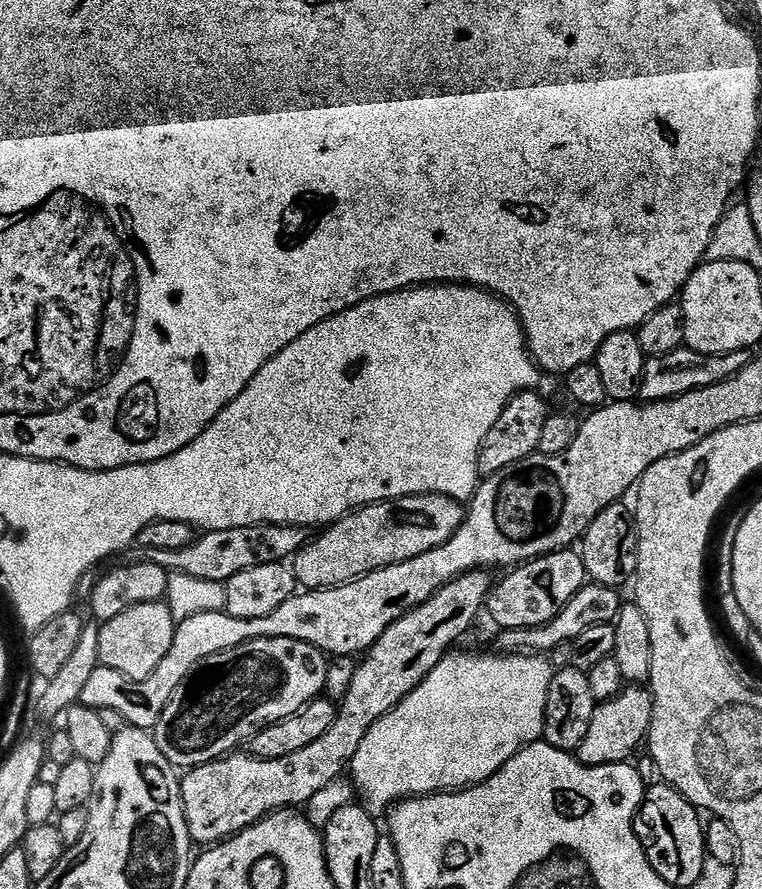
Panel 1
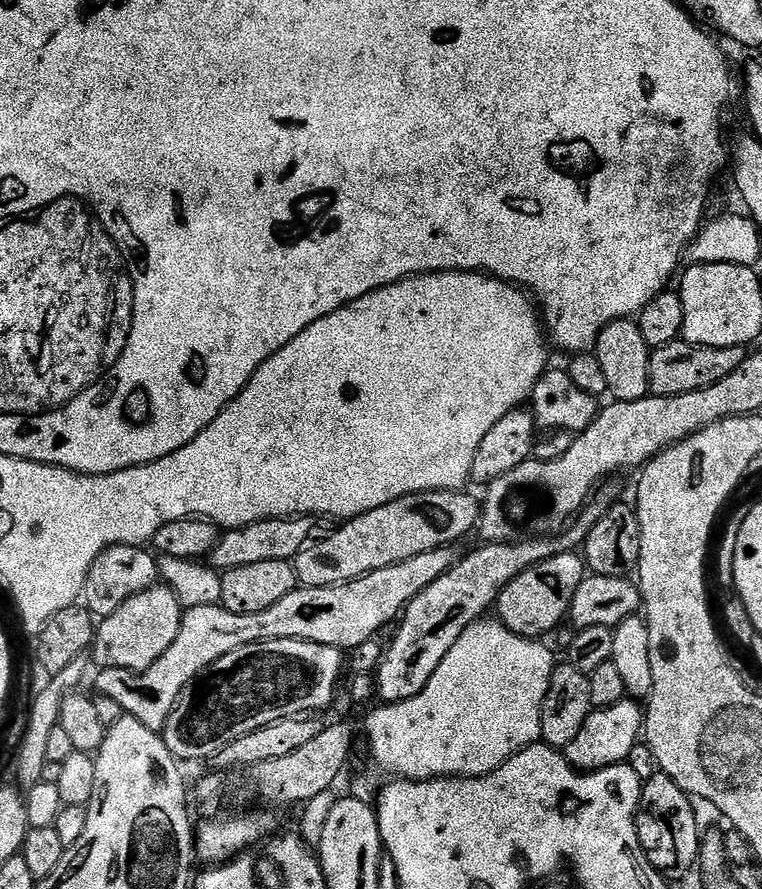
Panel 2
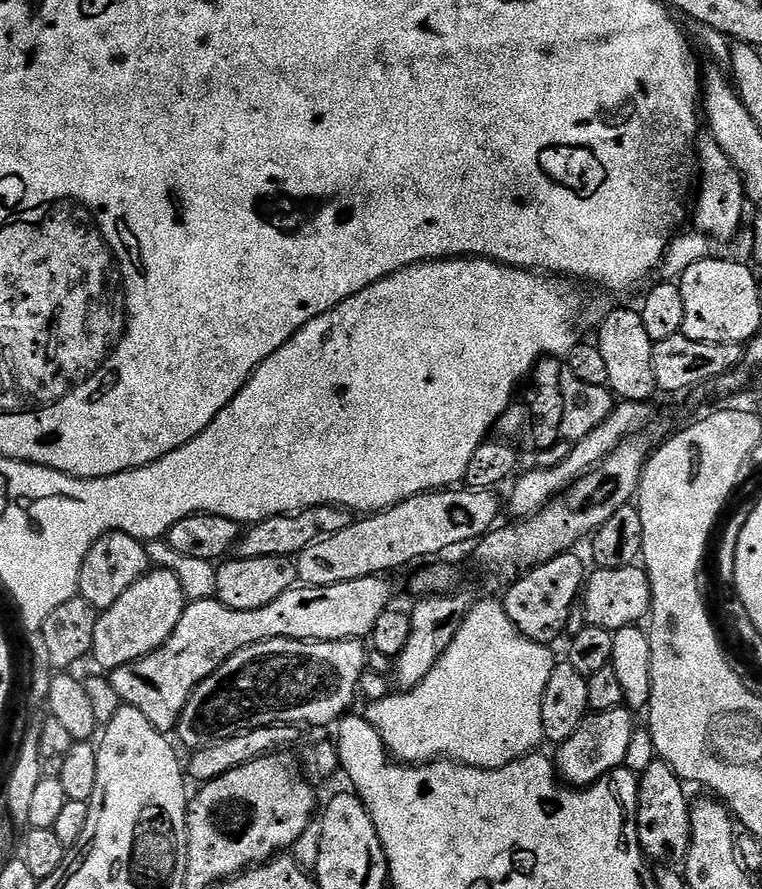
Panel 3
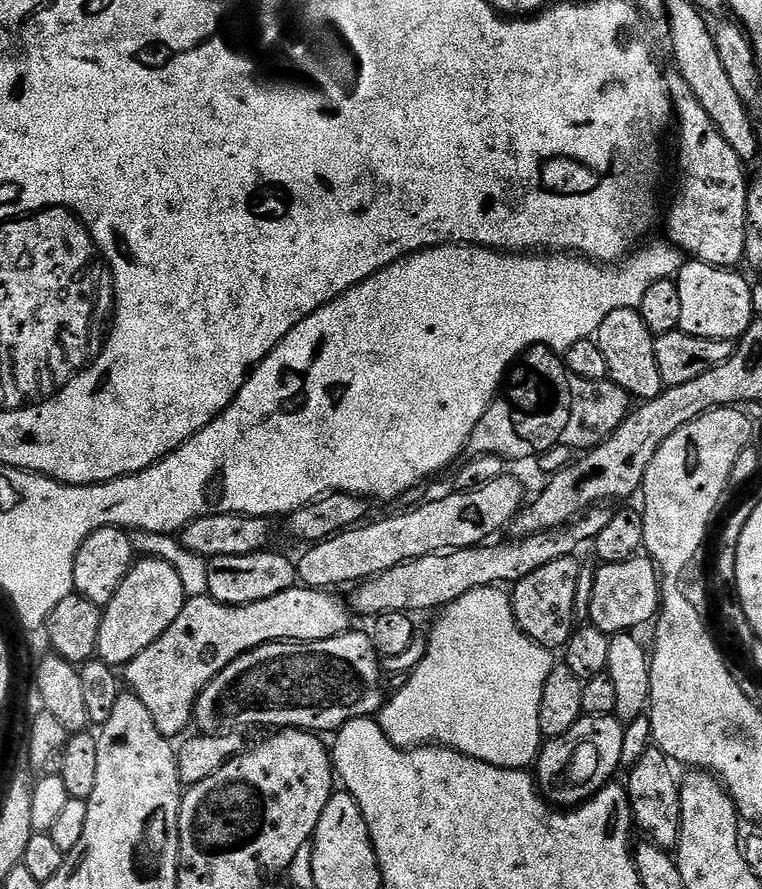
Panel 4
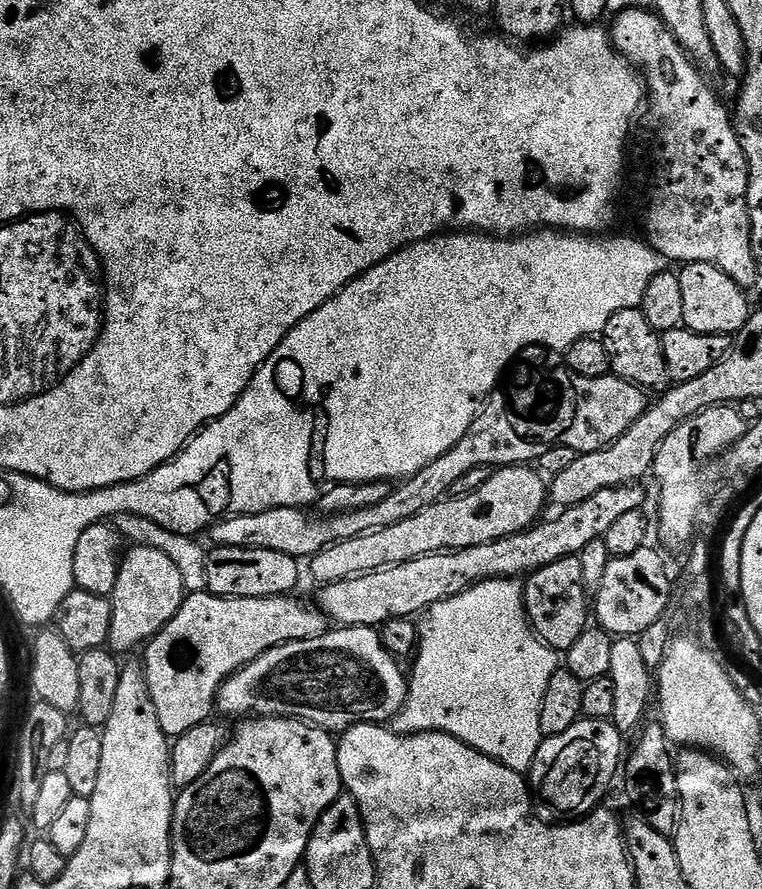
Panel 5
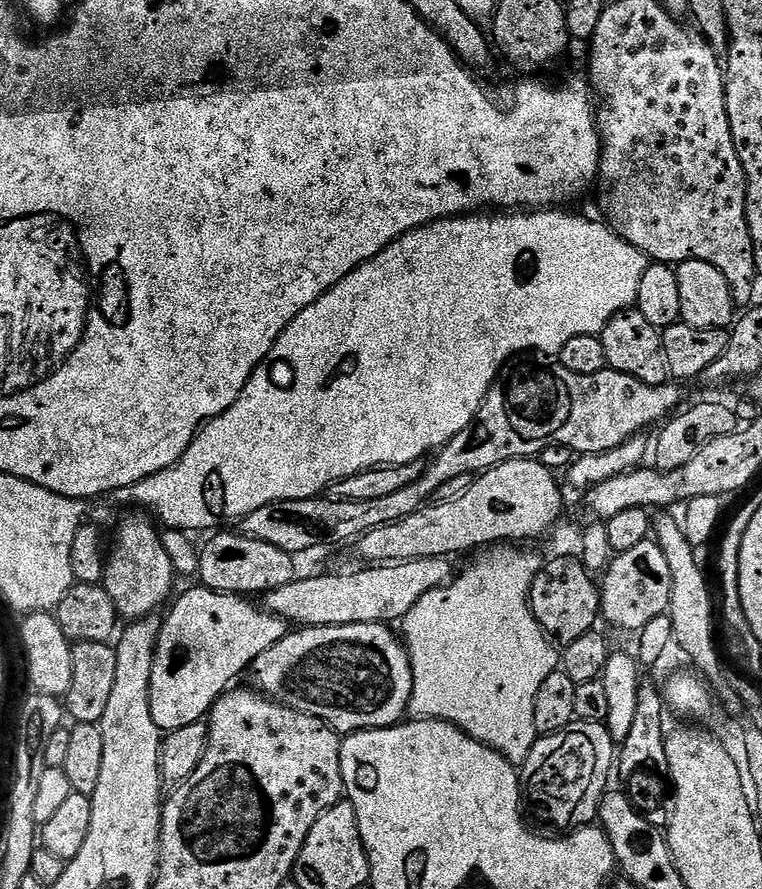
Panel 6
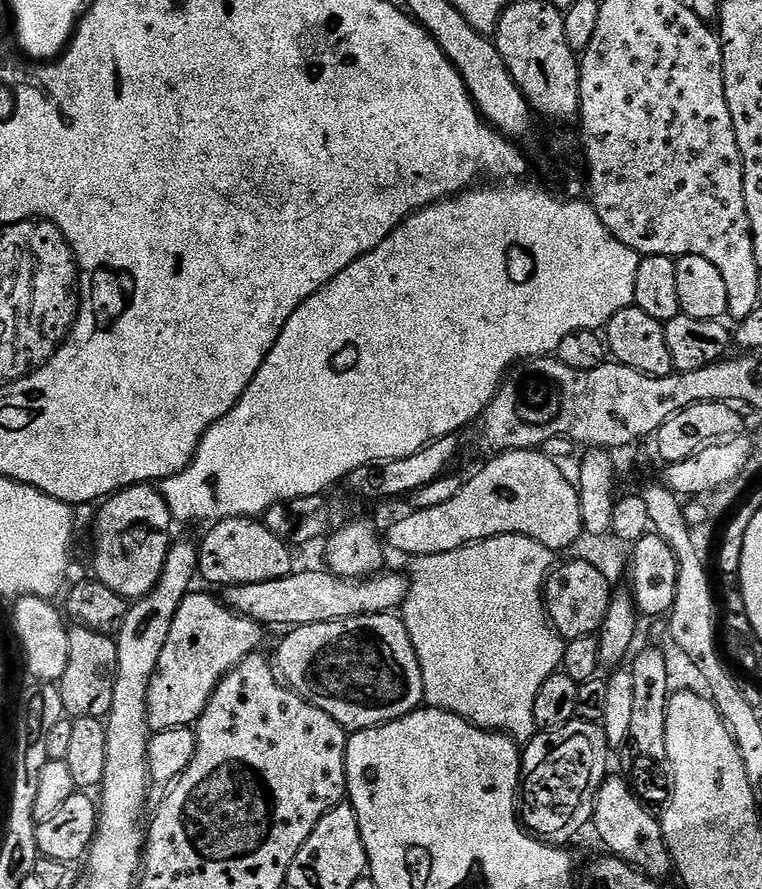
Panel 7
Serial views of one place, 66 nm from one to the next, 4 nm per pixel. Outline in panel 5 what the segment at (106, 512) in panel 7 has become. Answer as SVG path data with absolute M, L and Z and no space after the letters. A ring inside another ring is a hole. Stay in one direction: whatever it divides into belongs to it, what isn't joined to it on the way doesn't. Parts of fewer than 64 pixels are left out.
M135 545L128 549L123 553L118 582L114 582L114 590L110 597L112 625L107 647L116 654L121 654L120 652L134 647L135 644L147 645L152 637L165 628L170 618L178 614L186 595L182 574L161 550L148 545Z

